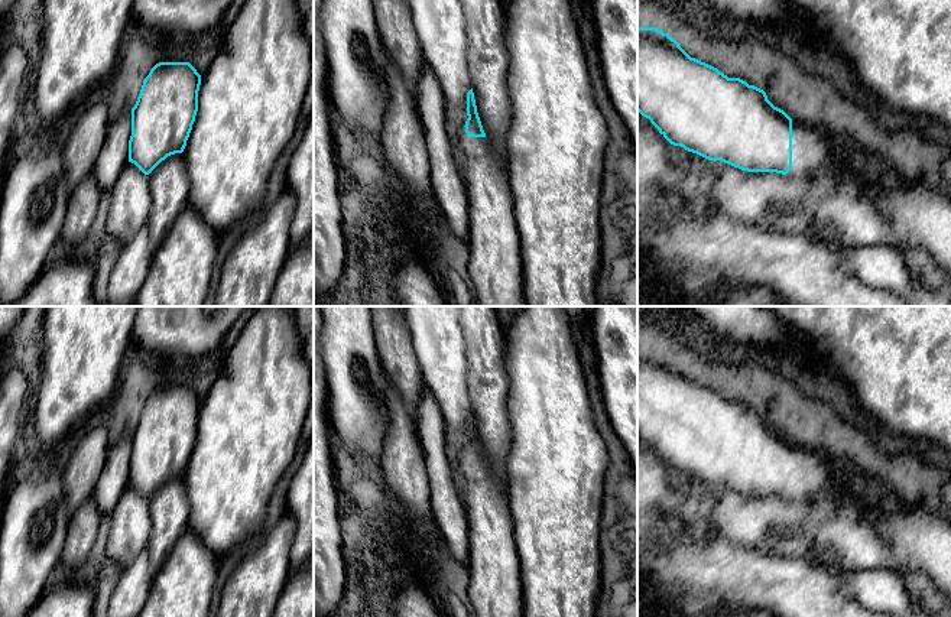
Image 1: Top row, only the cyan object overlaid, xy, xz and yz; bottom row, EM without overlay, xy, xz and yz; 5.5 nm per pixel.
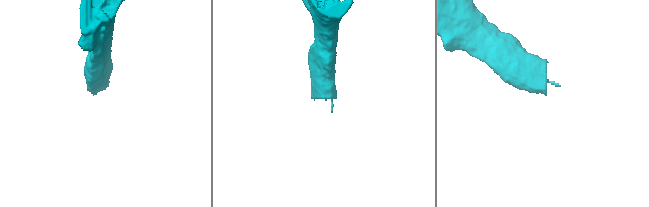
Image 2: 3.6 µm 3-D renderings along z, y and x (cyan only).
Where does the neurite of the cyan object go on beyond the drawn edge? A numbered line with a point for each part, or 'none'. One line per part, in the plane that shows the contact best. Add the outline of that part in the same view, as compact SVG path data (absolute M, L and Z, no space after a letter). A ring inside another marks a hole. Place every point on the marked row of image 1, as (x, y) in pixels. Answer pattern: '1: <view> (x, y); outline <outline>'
1: yz (812, 153); outline M792 118L792 168L786 176L793 179L809 175L850 179L843 173L841 158L832 150L837 134L822 124Z

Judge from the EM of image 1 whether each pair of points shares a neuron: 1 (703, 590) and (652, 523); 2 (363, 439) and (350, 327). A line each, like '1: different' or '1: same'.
1: different
2: same

